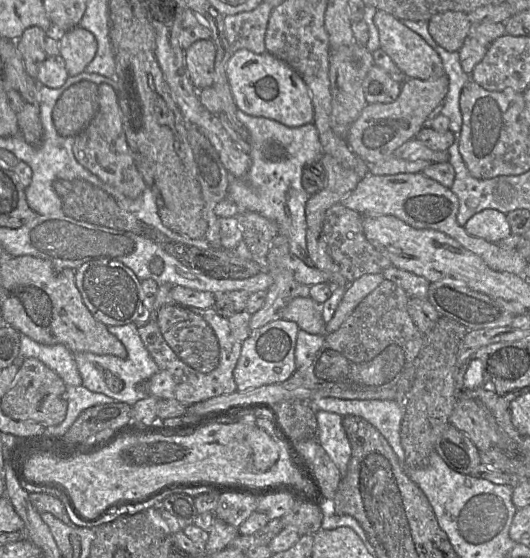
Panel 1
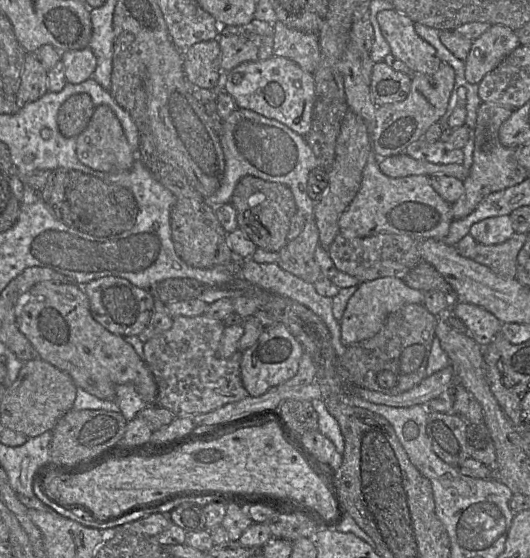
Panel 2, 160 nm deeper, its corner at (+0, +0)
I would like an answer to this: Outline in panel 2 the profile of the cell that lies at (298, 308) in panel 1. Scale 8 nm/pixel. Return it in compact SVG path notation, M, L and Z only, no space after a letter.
M252 258L243 259L241 277L254 286L293 299L311 309L328 327L332 337L332 345L338 357L340 358L345 353L346 346L341 338L340 321L338 321L333 315L333 299L331 297L325 297L318 294L314 284L308 283L292 273L282 269L277 263L258 263Z

